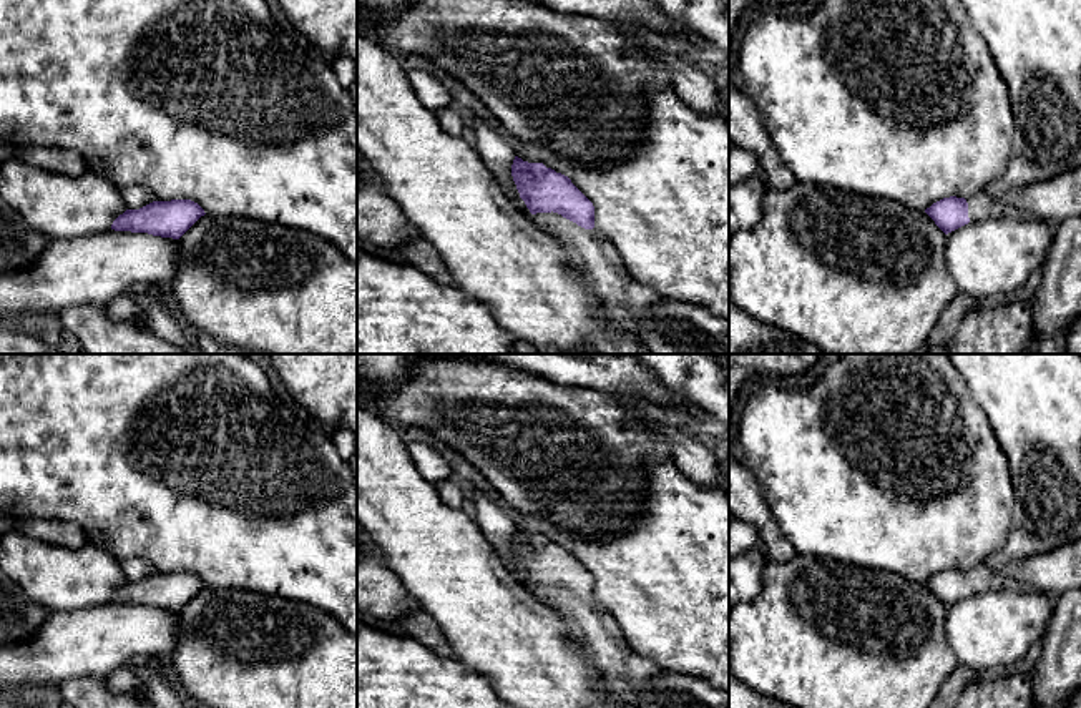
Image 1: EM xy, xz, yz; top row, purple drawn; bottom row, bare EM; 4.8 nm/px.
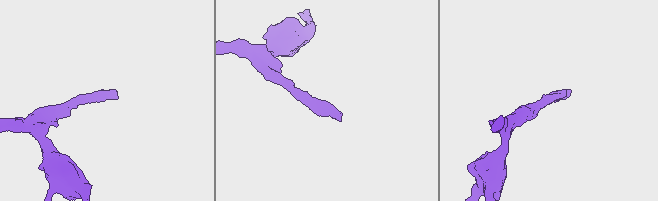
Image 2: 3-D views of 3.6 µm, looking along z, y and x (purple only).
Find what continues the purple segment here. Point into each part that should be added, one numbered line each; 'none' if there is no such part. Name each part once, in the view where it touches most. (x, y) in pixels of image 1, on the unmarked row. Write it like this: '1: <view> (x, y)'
1: xz (623, 673)

